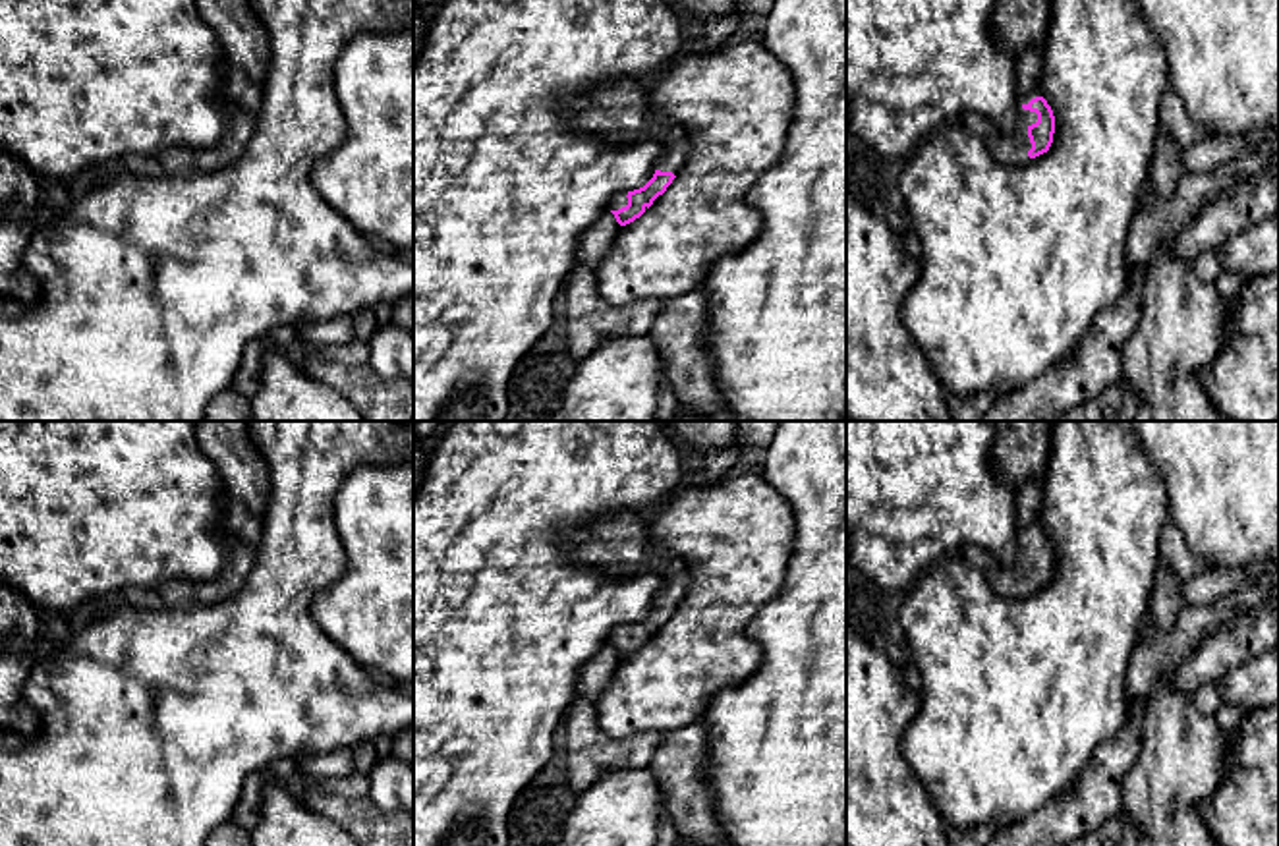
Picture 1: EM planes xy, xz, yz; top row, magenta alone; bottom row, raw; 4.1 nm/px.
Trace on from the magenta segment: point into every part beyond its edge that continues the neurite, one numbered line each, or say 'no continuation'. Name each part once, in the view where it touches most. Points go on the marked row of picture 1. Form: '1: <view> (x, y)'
1: yz (1007, 149)

